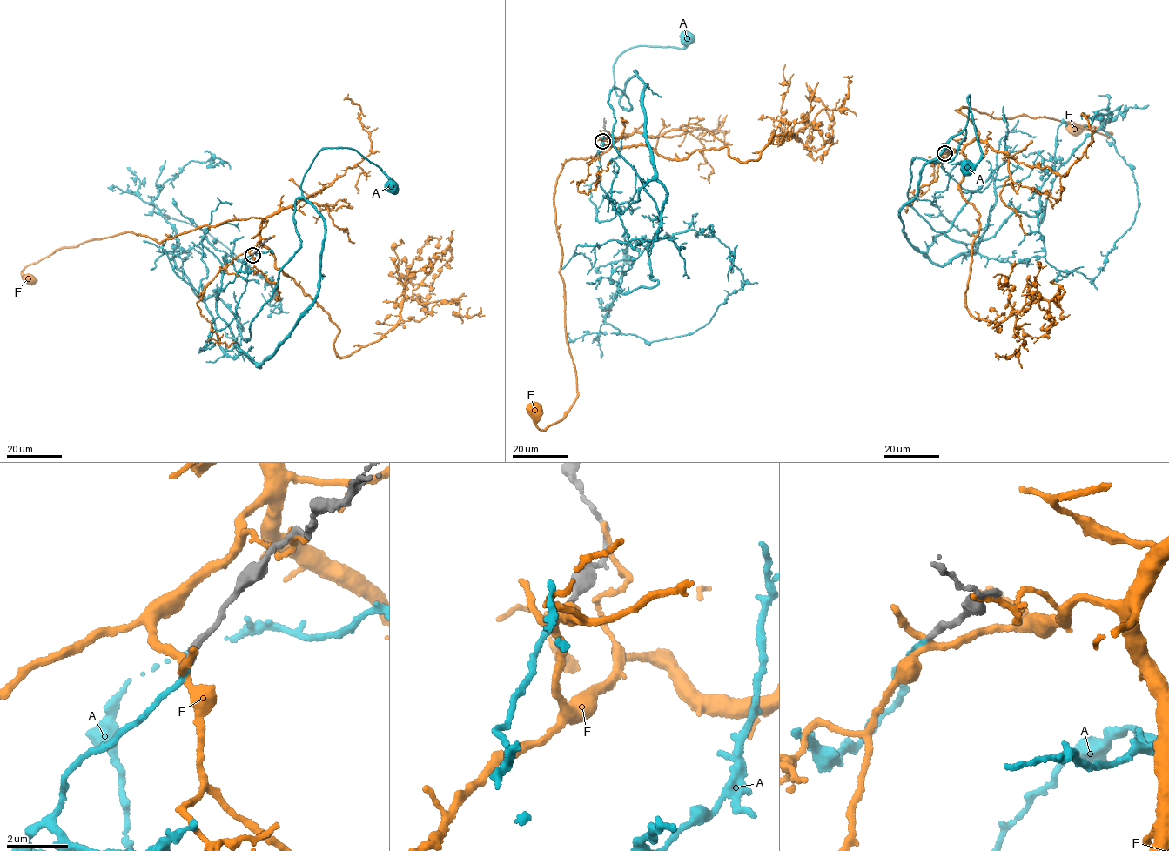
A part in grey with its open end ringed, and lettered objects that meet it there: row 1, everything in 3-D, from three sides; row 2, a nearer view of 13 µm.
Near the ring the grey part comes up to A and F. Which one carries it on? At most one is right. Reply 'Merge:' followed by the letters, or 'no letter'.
Merge: A

